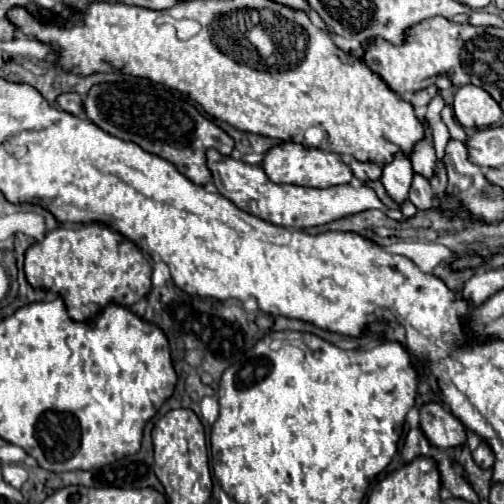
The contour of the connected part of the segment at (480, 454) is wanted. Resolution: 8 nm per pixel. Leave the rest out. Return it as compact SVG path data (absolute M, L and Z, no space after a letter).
M482 440L480 446L472 452L472 458L474 458L474 462L476 462L480 468L492 468L492 464L494 464L494 454L492 454L490 446L488 446L484 440Z

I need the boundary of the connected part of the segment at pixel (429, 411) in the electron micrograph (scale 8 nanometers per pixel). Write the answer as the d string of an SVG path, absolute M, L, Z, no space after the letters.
M438 402L420 406L420 428L428 442L438 448L454 448L466 442L466 430L462 422Z

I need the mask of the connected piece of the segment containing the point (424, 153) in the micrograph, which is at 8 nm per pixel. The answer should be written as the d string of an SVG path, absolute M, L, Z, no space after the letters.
M422 118L422 124L424 124L424 138L414 144L410 152L410 160L412 160L414 172L420 172L422 176L430 178L436 168L436 152L432 144L432 130L424 118Z

